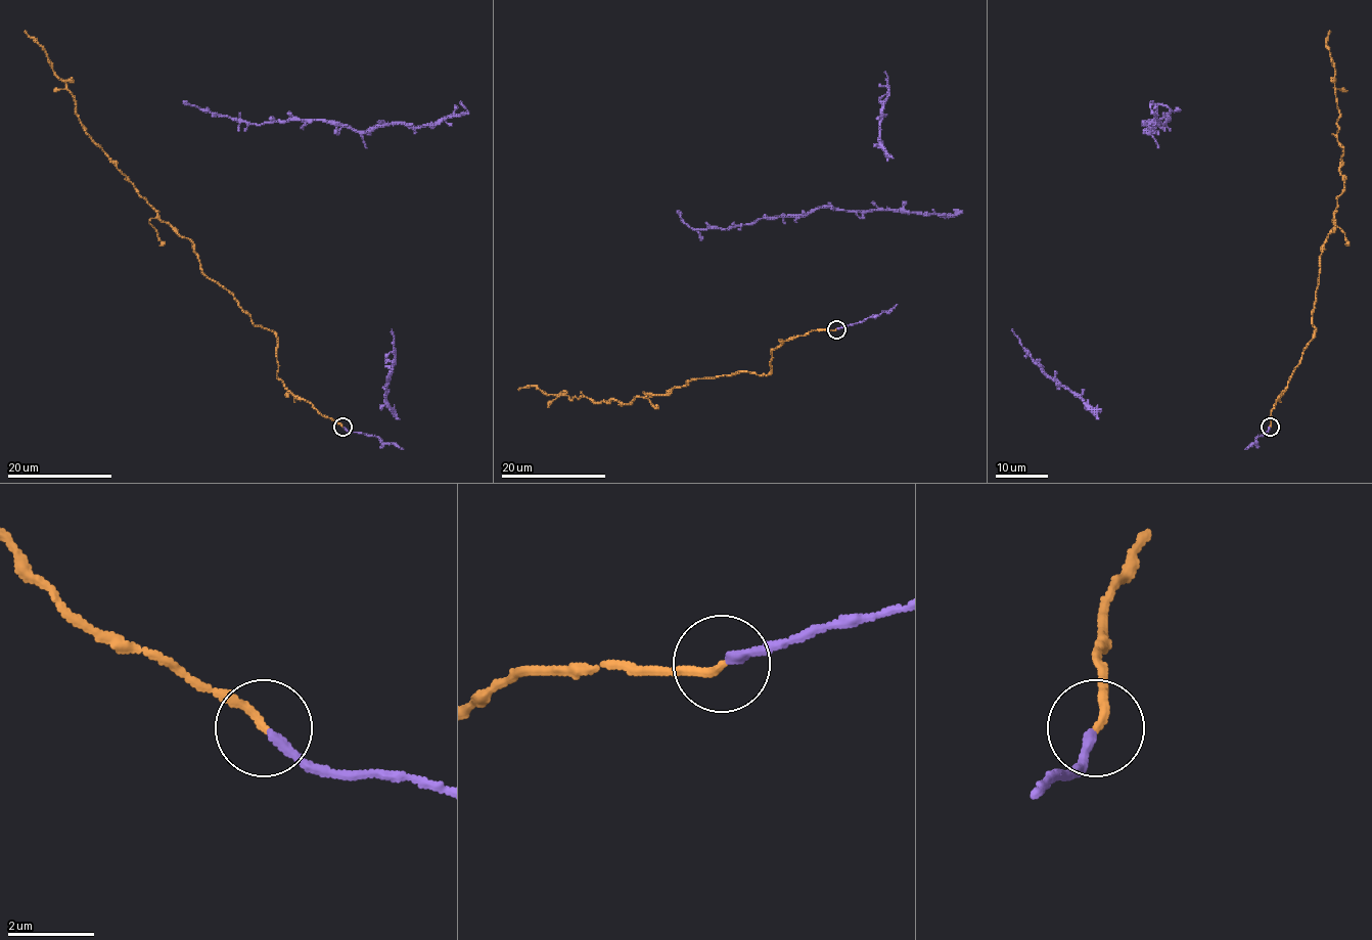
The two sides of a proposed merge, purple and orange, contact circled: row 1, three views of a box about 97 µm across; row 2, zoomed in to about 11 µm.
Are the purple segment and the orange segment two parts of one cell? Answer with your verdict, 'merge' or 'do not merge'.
merge

